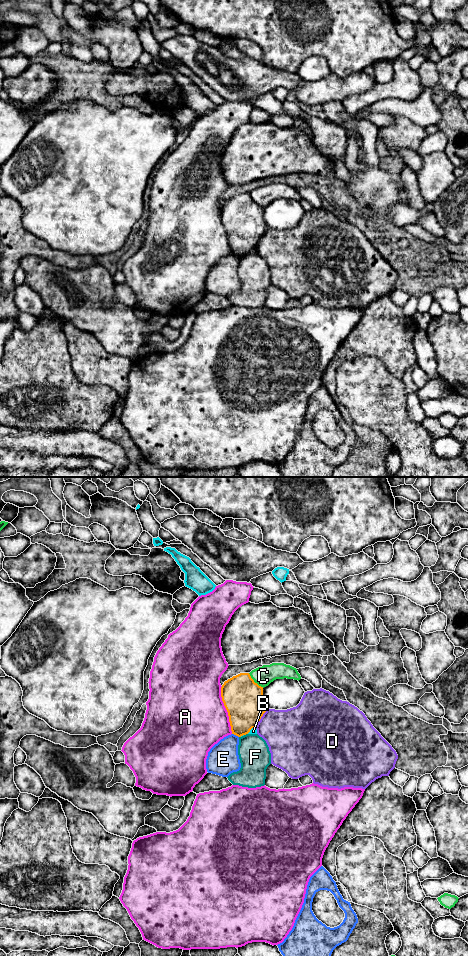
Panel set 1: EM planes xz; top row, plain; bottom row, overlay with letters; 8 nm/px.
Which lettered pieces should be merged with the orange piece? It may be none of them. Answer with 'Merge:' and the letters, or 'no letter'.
Merge: no letter

